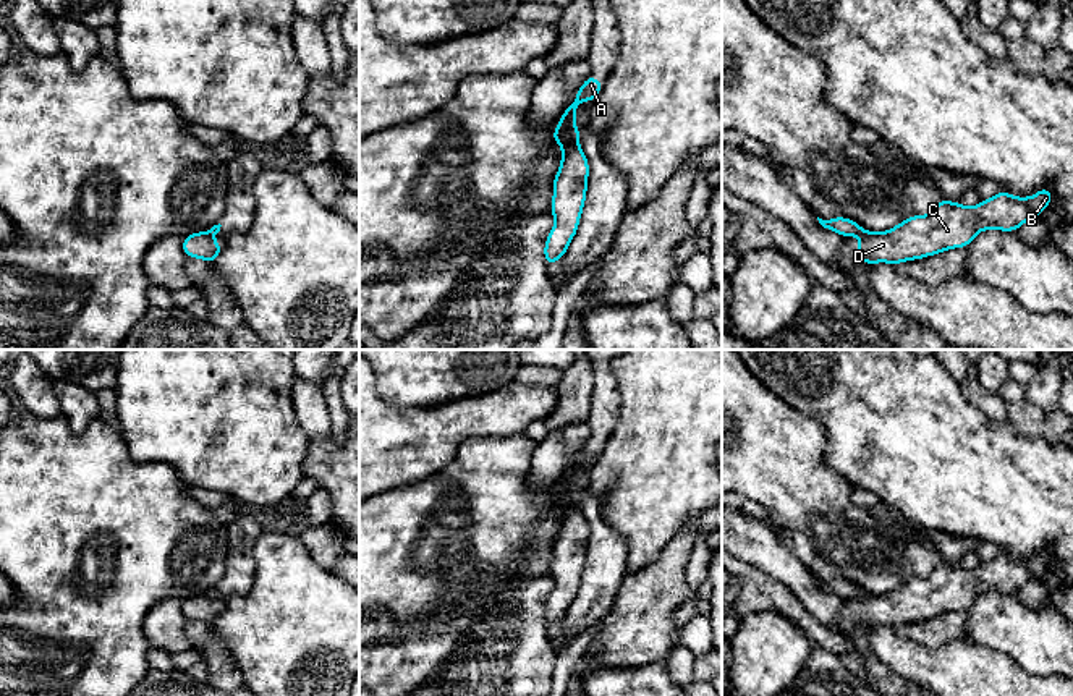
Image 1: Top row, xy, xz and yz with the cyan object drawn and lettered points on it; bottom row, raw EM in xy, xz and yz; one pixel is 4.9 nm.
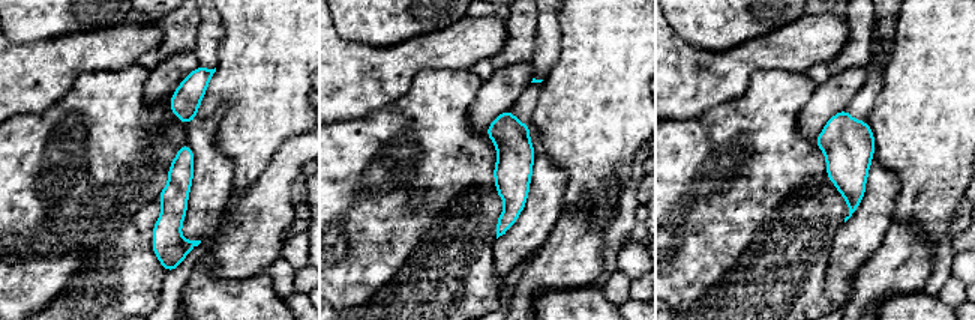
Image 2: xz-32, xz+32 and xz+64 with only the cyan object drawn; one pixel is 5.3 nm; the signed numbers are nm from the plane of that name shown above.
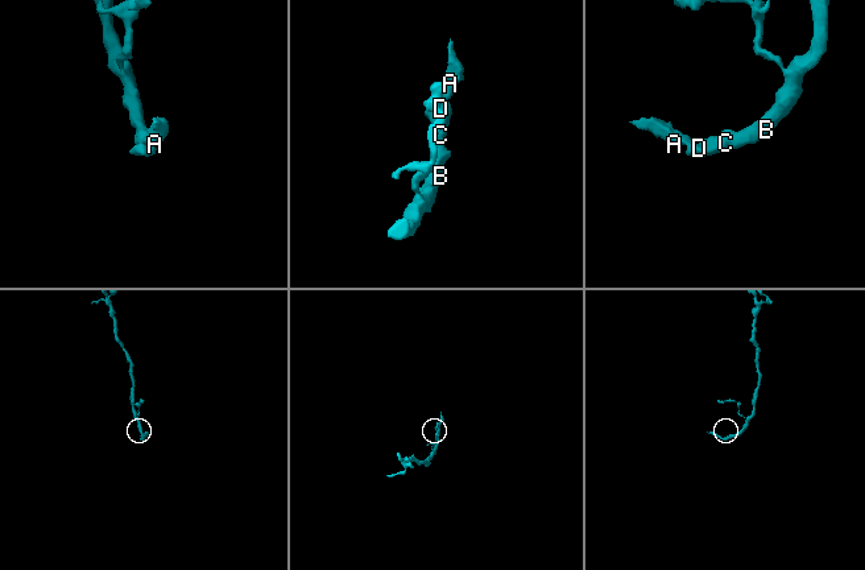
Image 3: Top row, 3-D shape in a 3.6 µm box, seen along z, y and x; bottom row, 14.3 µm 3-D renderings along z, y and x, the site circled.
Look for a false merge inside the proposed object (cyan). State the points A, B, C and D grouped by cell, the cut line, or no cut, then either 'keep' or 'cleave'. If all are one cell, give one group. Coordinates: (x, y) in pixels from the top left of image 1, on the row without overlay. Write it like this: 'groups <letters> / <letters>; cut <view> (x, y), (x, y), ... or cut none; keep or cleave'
groups A / B C D; cut xz (562, 479), (578, 499); cleave

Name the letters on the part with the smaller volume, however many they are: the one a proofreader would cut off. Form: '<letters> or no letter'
A

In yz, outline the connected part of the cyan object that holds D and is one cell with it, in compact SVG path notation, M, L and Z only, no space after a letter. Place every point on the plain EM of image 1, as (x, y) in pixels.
M1049 550L1039 552L1031 560L1000 554L976 570L942 562L929 578L911 578L882 596L858 597L859 610L855 622L897 628L952 610L966 610L981 592L1016 594L1026 583L1037 579L1052 562Z

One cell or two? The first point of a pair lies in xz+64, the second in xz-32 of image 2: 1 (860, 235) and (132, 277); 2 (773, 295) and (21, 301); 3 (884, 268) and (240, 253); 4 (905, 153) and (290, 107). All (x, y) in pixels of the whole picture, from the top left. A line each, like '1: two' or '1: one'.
1: two
2: two
3: one
4: one

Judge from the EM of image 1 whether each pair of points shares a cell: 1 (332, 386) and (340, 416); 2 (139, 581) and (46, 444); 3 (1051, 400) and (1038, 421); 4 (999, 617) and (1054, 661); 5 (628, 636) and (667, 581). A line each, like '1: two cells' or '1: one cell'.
1: one cell
2: one cell
3: two cells
4: one cell
5: one cell

